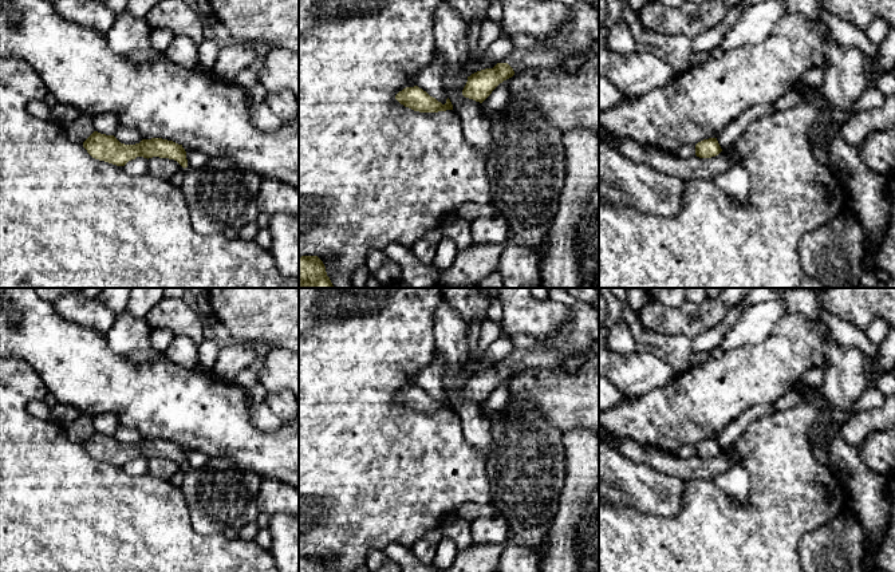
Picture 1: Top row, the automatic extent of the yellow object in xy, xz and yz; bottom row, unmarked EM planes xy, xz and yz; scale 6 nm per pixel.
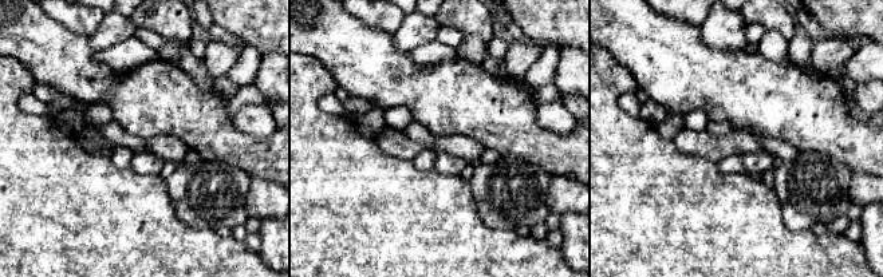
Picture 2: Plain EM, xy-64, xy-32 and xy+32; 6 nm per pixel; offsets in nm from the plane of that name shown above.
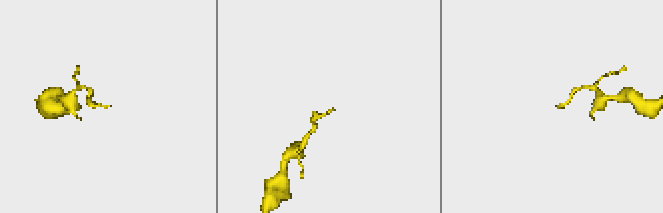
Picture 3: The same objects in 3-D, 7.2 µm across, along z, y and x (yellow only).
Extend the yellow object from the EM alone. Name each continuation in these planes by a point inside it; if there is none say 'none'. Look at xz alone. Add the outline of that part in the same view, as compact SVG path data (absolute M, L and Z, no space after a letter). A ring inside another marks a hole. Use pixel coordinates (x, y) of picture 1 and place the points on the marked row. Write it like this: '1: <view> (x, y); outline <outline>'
1: xz (582, 31); outline M555 0L569 8L569 21L563 27L561 33L552 43L536 43L531 48L514 50L501 63L508 63L514 74L527 68L556 68L571 55L584 52L591 54L591 46L599 42L599 8L581 0Z

